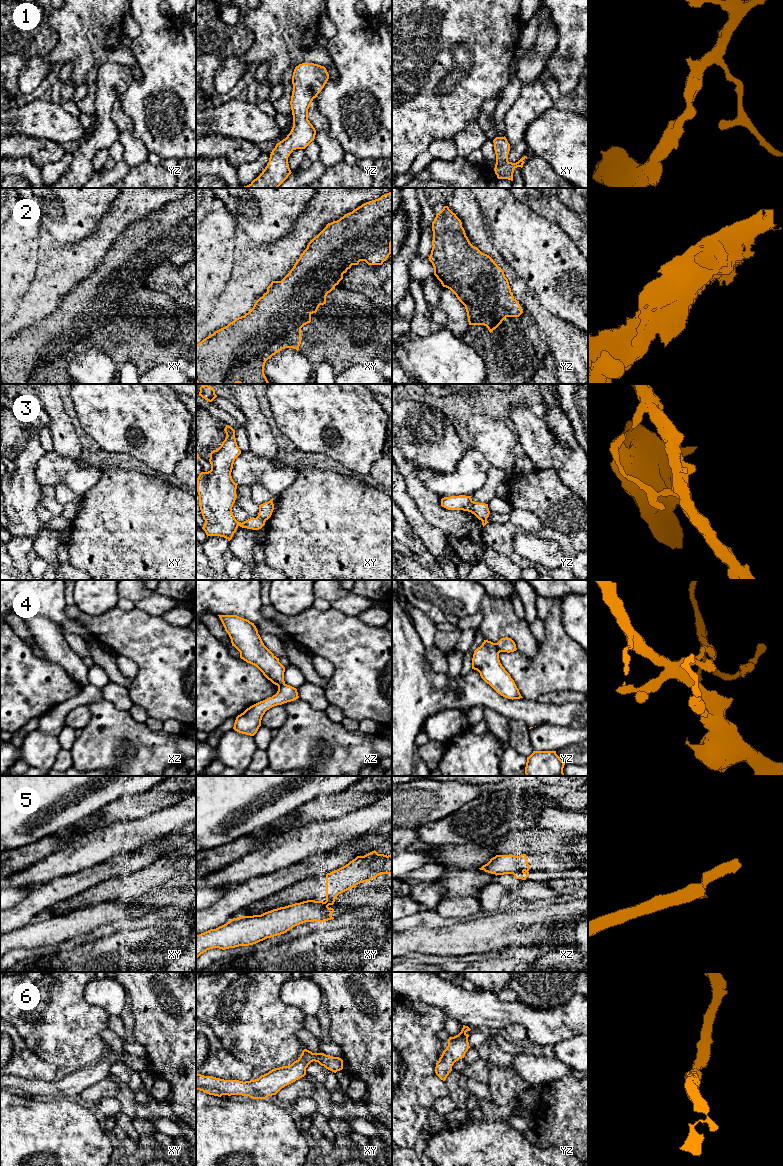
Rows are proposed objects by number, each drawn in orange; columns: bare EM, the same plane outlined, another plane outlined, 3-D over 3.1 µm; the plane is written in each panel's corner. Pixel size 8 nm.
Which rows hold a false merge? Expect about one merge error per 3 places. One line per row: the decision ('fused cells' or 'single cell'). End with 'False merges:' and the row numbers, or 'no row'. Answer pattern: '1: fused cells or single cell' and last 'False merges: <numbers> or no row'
1: single cell
2: single cell
3: fused cells
4: fused cells
5: fused cells
6: single cell
False merges: 3, 4, 5

